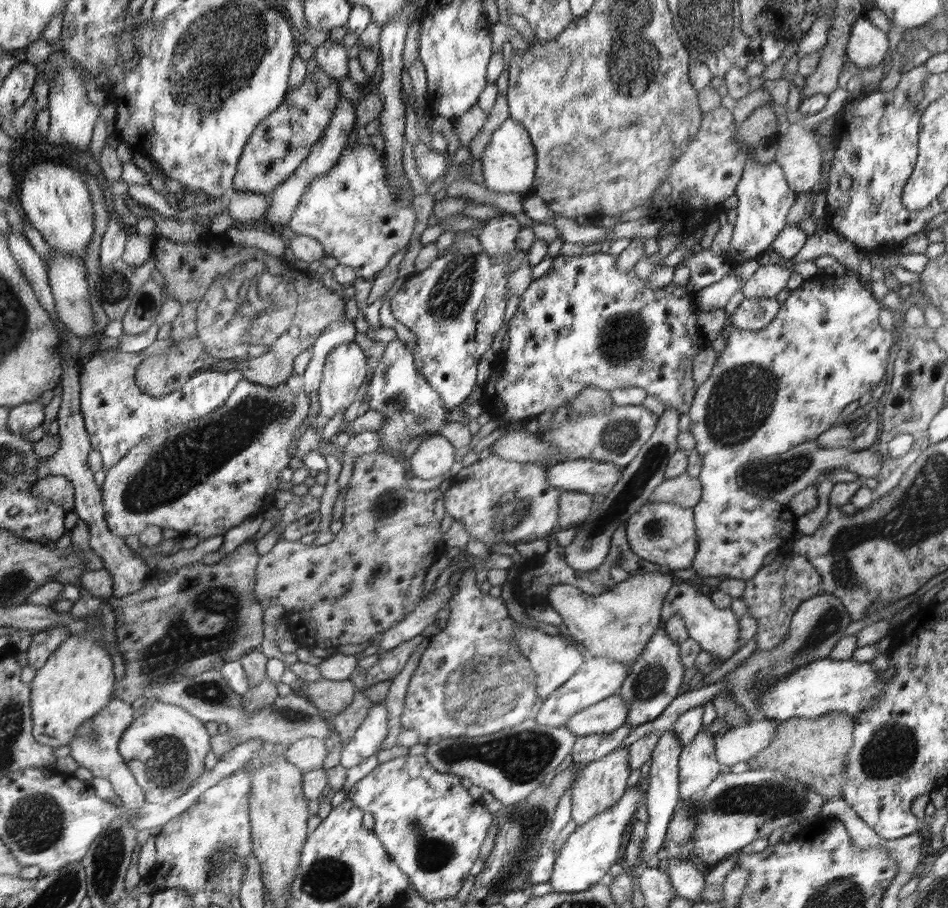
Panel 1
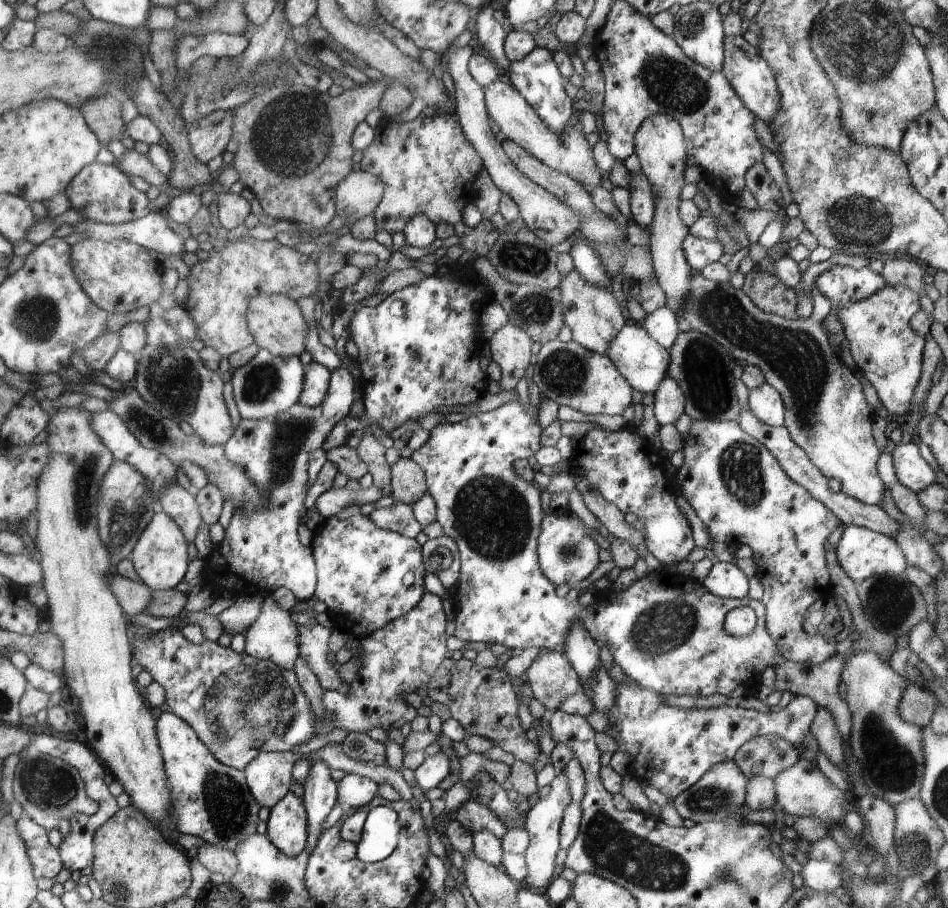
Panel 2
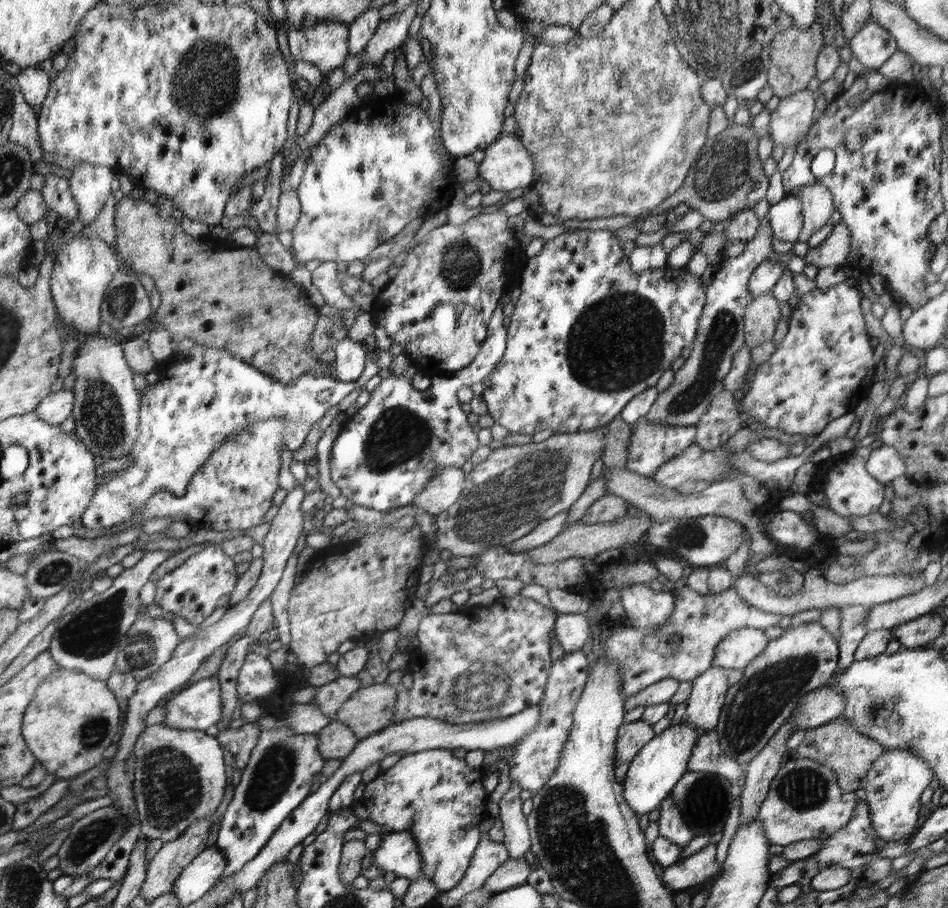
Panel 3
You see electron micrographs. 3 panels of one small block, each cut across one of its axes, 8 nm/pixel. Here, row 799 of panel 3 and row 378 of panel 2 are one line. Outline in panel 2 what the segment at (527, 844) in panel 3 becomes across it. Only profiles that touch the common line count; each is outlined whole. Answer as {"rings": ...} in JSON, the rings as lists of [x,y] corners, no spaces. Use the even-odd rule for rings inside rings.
{"rings":[[[504,324],[498,328],[485,345],[491,349],[491,357],[501,368],[500,386],[502,390],[512,390],[525,376],[525,369],[530,366],[532,339],[515,326]]]}

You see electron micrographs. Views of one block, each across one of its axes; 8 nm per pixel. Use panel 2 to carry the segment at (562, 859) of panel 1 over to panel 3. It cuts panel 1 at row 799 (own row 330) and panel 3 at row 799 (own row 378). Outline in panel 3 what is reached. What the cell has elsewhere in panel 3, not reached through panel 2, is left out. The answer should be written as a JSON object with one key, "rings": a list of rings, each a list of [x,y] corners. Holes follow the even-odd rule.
{"rings":[[[682,720],[680,723],[670,725],[647,744],[644,745],[638,756],[631,762],[627,776],[623,781],[623,795],[628,806],[636,814],[648,815],[660,806],[670,796],[676,783],[684,776],[690,767],[691,754],[695,744],[702,736],[693,724]]]}

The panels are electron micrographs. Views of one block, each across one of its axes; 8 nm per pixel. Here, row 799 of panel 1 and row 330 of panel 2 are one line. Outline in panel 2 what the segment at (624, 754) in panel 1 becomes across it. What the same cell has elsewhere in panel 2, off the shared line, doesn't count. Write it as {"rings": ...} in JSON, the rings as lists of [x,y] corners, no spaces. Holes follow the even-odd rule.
{"rings":[[[576,268],[572,272],[568,272],[566,276],[561,276],[558,290],[561,294],[560,306],[562,306],[564,322],[566,326],[570,327],[573,340],[579,341],[584,348],[590,349],[592,352],[606,355],[608,346],[626,324],[624,314],[616,302],[616,298],[612,296],[612,292],[600,290],[598,284],[592,284]]]}

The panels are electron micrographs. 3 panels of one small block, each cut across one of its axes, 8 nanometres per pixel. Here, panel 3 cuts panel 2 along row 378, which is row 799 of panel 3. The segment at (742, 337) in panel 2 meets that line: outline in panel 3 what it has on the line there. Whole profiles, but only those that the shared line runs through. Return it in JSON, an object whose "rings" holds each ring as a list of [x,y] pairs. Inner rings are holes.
{"rings":[[[789,756],[772,780],[756,818],[763,822],[764,834],[771,845],[789,846],[814,838],[826,841],[852,821],[859,799],[839,785],[835,771],[809,758]]]}

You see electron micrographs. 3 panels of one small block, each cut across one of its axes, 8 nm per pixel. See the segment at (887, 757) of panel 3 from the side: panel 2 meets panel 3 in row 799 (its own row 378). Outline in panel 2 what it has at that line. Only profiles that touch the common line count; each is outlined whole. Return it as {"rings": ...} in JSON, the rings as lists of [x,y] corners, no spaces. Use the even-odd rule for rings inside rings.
{"rings":[[[885,286],[876,292],[875,295],[868,296],[866,300],[860,300],[846,308],[831,308],[832,313],[840,324],[844,326],[845,339],[848,340],[848,348],[851,350],[855,364],[864,372],[868,382],[874,386],[878,398],[890,416],[900,416],[908,410],[910,398],[914,394],[914,388],[920,380],[922,374],[922,352],[926,346],[926,338],[920,336],[916,330],[910,328],[910,318],[920,310],[918,293],[904,288],[904,286]]]}

